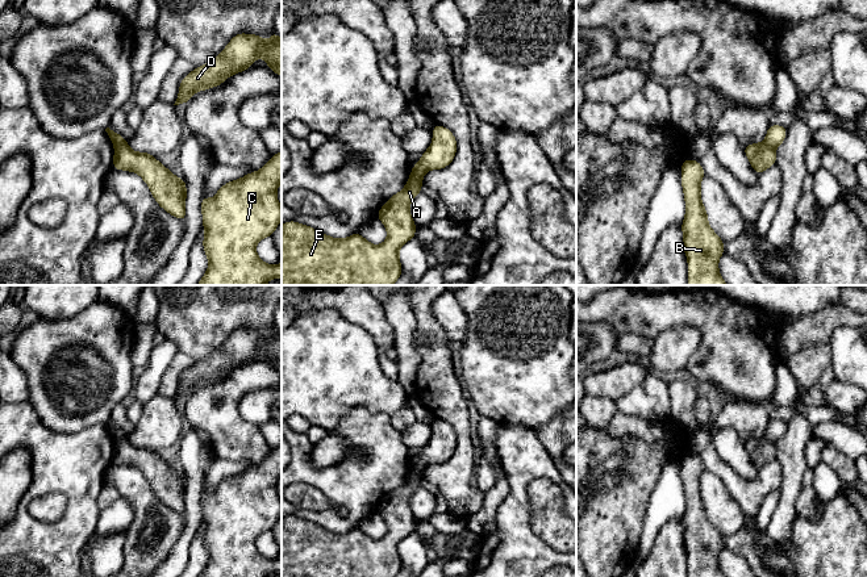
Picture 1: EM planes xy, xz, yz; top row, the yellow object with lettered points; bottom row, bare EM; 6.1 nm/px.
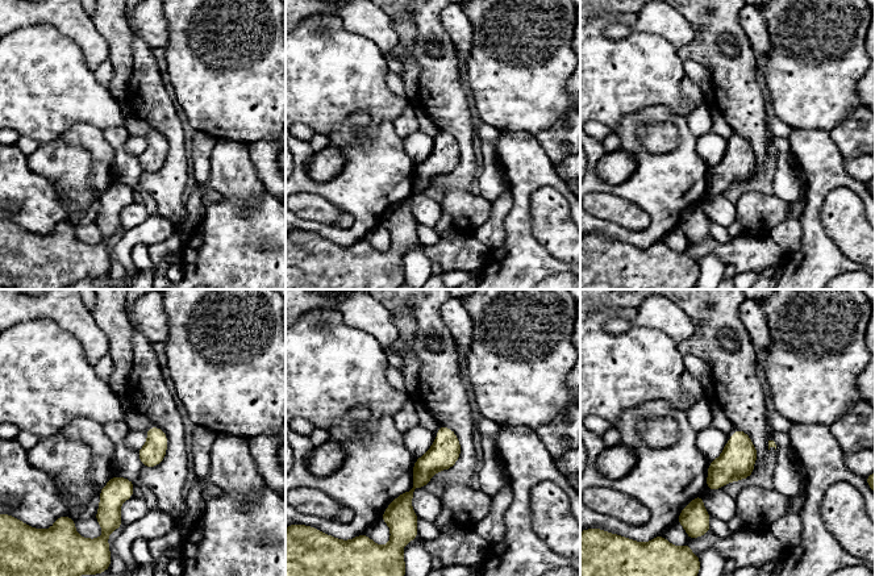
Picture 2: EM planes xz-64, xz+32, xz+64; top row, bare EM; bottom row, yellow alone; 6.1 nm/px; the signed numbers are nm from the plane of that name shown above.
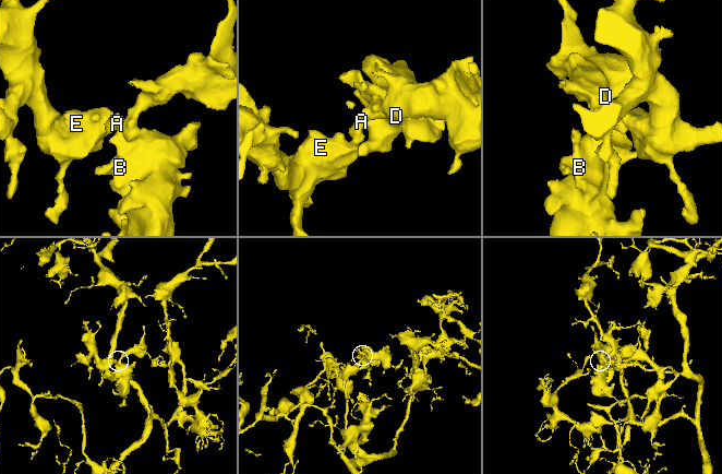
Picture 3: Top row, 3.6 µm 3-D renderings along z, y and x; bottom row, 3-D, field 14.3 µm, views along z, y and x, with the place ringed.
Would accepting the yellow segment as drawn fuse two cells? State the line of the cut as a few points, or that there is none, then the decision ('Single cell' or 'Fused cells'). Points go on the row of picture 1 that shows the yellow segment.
Split along yz (762, 143), (774, 149). Fused cells

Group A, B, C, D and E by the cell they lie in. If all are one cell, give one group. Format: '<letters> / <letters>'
A E / B C D

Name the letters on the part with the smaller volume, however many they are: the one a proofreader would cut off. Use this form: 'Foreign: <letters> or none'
Foreign: B, C, D

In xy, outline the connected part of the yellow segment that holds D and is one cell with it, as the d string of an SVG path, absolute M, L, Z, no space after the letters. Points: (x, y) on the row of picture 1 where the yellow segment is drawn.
M275 30L268 42L257 34L234 35L213 60L196 67L180 81L174 105L187 104L195 92L222 84L226 78L250 68L258 58L266 59L266 67L282 76L282 39Z

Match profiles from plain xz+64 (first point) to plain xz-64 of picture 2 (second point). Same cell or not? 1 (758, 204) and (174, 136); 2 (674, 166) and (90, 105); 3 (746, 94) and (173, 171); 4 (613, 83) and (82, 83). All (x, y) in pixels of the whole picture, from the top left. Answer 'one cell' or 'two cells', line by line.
1: one cell
2: two cells
3: one cell
4: one cell

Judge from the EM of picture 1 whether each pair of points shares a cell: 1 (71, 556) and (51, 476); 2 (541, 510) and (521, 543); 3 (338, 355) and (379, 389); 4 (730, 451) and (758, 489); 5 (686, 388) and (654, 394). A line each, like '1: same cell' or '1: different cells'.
1: same cell
2: different cells
3: same cell
4: different cells
5: different cells

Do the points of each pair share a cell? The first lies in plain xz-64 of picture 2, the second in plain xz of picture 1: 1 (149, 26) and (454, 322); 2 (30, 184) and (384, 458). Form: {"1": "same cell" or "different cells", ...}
{"1": "same cell", "2": "same cell"}

